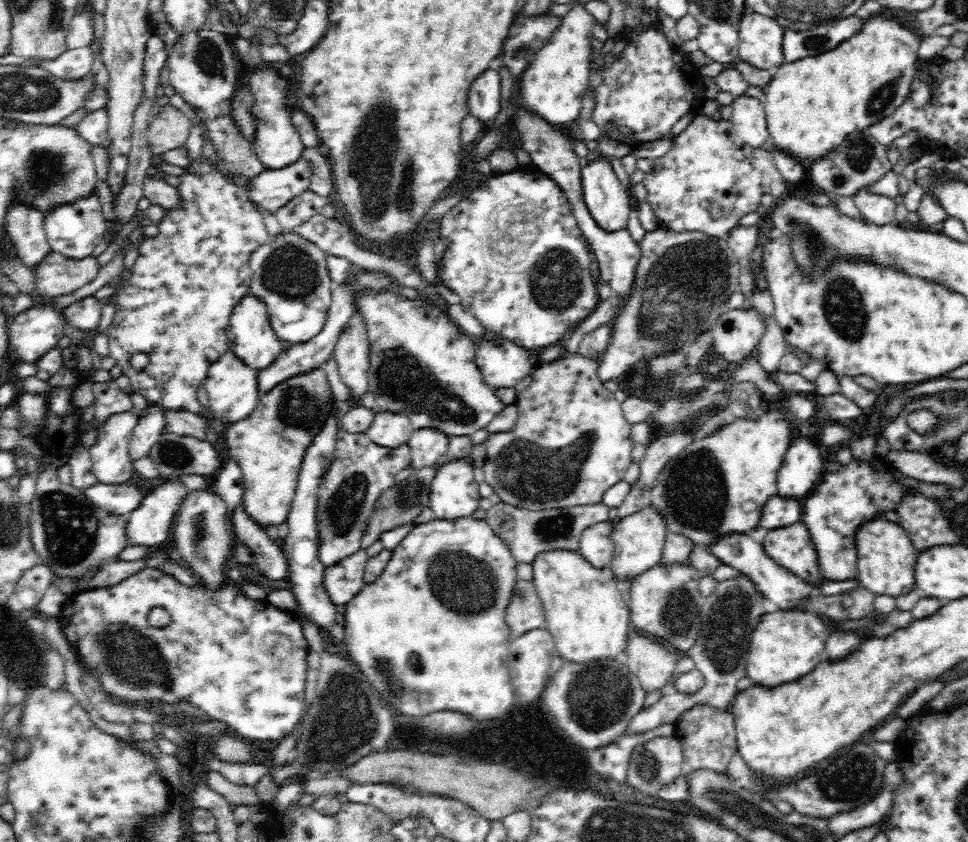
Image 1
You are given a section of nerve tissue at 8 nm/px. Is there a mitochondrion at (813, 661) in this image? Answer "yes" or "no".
no

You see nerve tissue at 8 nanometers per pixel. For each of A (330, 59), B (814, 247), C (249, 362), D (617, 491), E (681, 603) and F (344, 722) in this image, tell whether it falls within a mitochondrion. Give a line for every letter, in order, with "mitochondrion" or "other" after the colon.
A: other
B: mitochondrion
C: other
D: other
E: mitochondrion
F: mitochondrion

